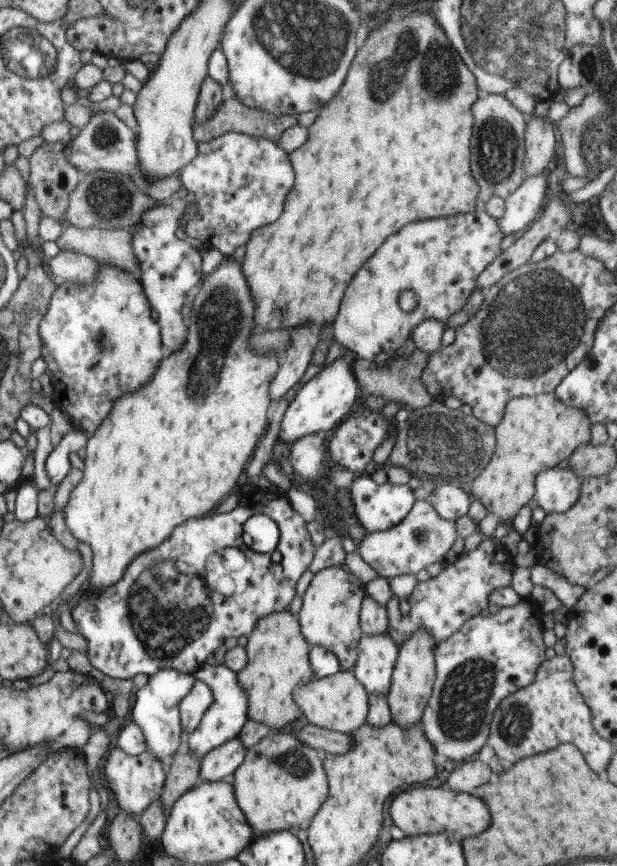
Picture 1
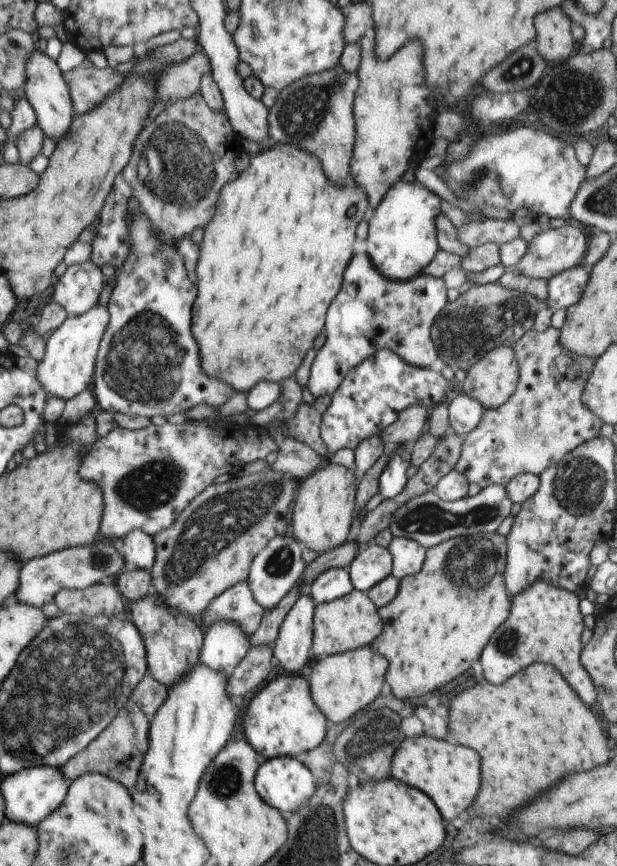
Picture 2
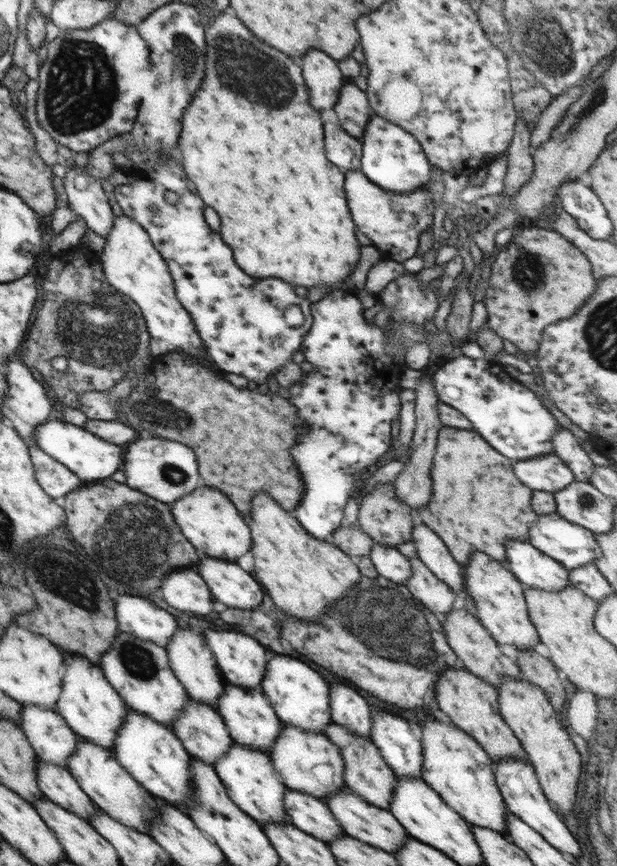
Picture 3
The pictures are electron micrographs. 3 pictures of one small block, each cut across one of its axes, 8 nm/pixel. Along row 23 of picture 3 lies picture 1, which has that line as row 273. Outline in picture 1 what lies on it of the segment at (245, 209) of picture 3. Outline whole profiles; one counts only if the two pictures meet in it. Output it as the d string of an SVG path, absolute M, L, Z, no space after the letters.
M224 257L220 267L208 274L204 278L204 283L195 294L193 301L196 307L192 314L190 325L188 325L188 342L182 348L182 352L168 356L164 359L164 364L160 364L160 372L156 372L156 380L152 380L152 384L148 384L148 388L143 388L144 392L137 391L125 395L114 405L104 424L92 435L89 436L86 446L86 460L84 460L84 471L80 483L72 490L68 503L63 509L66 528L72 533L72 536L79 542L84 542L92 549L92 570L88 580L84 586L84 592L90 592L92 595L100 595L105 589L112 587L114 584L124 577L124 572L128 568L128 564L140 556L146 550L156 548L158 544L162 544L166 538L170 538L172 530L186 522L188 518L198 518L208 514L208 510L214 510L230 492L232 488L238 484L240 474L244 472L244 466L248 464L250 454L256 448L256 440L260 440L262 434L266 434L270 424L270 414L274 407L269 398L269 387L271 381L276 377L280 359L276 353L266 353L266 356L256 356L254 352L248 352L248 332L254 330L254 302L250 298L244 274L242 274L242 264L236 262L232 257Z

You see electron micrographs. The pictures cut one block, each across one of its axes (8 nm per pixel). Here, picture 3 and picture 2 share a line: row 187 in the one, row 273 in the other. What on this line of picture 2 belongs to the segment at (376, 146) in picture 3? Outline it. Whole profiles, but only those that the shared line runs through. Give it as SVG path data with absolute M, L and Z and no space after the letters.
M397 180L384 194L368 220L366 253L376 270L388 280L408 280L421 274L438 252L436 218L442 214L442 198L415 180Z

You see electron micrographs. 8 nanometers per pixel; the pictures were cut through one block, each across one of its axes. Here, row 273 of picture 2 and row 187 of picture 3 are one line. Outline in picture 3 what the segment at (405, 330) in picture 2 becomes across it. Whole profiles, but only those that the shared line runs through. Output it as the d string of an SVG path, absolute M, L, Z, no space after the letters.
M348 170L344 173L344 188L352 218L358 224L358 231L374 242L373 245L382 253L384 259L408 263L417 258L420 234L435 229L439 221L436 206L426 186L416 188L408 194L388 192L376 186L361 170Z

